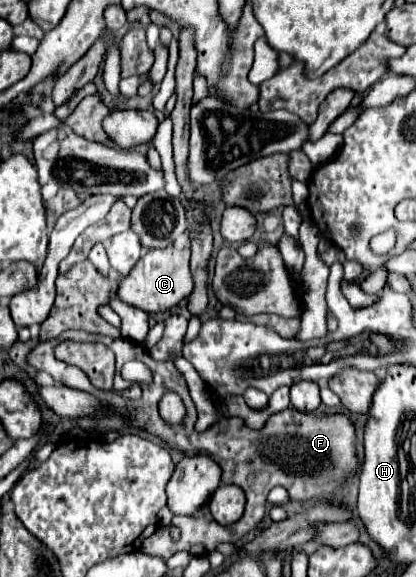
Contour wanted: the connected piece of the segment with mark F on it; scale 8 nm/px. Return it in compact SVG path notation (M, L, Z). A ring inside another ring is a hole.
M67 330L57 338L39 342L29 354L27 354L27 364L33 366L35 370L47 372L53 378L57 378L63 384L71 384L73 388L81 388L85 392L95 392L95 396L105 396L105 400L109 400L109 404L123 404L125 398L117 396L119 392L119 380L125 380L121 376L121 366L129 360L141 360L151 372L153 372L153 382L143 384L143 398L139 400L141 408L145 408L145 416L141 416L141 420L131 420L137 426L143 426L147 432L157 434L165 444L169 444L169 448L177 448L187 456L195 456L195 454L209 454L221 468L223 468L223 484L237 484L245 496L247 496L247 506L245 506L245 514L241 520L237 520L235 524L229 526L221 526L215 520L205 520L205 518L195 518L195 516L175 516L173 518L173 526L179 528L181 536L179 540L171 538L171 528L169 526L161 526L153 536L149 536L147 540L143 540L141 550L149 556L157 556L161 560L169 560L175 552L185 550L191 556L205 556L207 552L215 550L215 546L219 542L237 542L241 540L251 528L255 528L261 518L265 516L267 508L267 494L271 488L275 486L283 486L289 494L297 494L297 500L311 500L311 498L323 498L323 496L331 496L337 488L343 486L343 476L349 478L355 474L357 470L357 452L355 452L355 428L353 424L345 418L345 416L327 416L327 418L317 418L317 416L309 416L309 414L301 414L293 408L287 408L275 416L271 416L267 420L267 424L261 430L251 430L243 424L241 418L223 418L219 420L215 426L211 426L207 432L199 434L193 426L193 402L189 396L189 388L187 382L183 378L183 374L173 366L173 362L157 362L149 356L149 352L145 350L143 344L139 342L131 342L125 338L111 338L111 336L99 336L99 334L89 334L83 330ZM61 340L77 340L77 342L103 342L105 346L109 346L115 356L117 356L117 374L115 374L115 392L103 392L99 388L95 388L87 374L77 368L77 366L69 366L65 362L59 362L53 354L55 346ZM171 390L177 392L185 404L185 418L179 424L169 424L159 416L159 402L163 398L163 394Z

